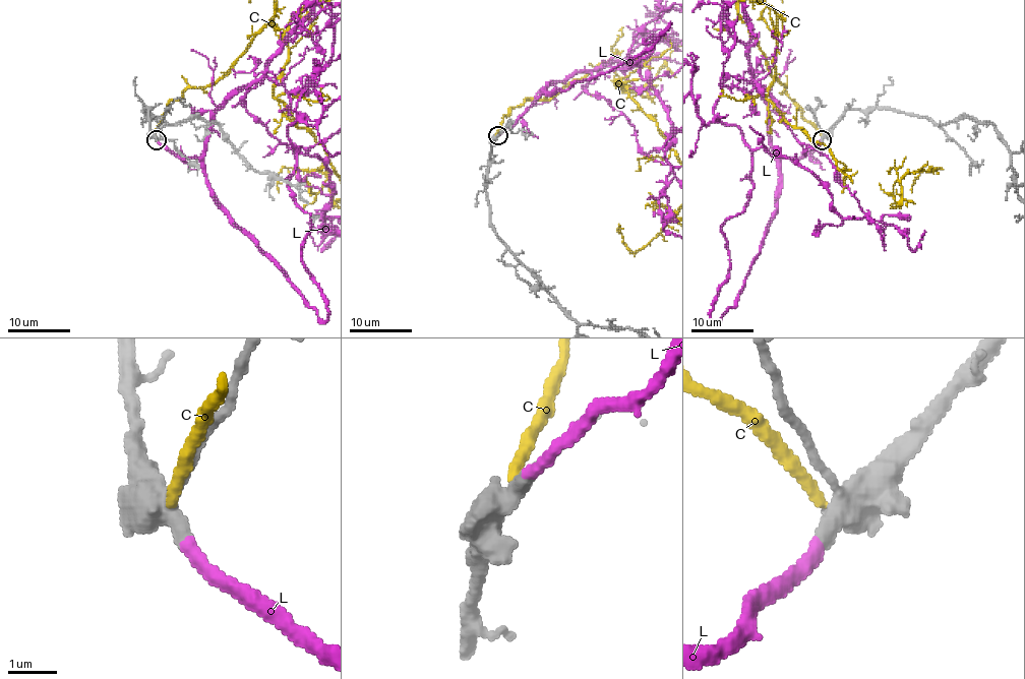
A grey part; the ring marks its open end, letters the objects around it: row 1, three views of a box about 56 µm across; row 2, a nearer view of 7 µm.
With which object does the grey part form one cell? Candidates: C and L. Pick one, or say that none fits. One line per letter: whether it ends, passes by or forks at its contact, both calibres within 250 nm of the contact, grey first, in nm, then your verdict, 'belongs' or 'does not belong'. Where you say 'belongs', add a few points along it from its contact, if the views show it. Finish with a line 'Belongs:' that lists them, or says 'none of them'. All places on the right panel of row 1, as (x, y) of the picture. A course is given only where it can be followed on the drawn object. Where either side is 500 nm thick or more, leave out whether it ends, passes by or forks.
C: 500/220 nm | does not belong
L: it ends | 300/280 nm | belongs
Belongs: L

